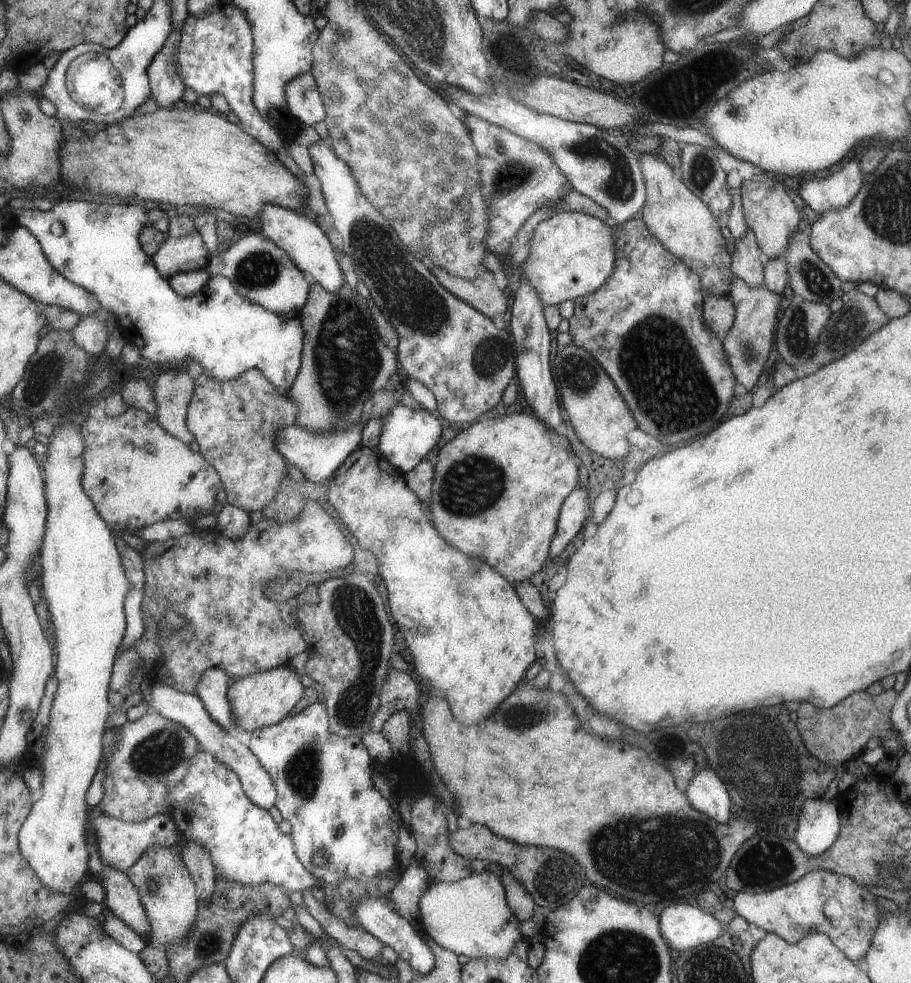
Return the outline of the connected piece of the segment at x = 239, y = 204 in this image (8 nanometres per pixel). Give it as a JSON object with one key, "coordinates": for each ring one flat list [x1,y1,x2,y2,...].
{"coordinates":[[189,105,184,110,172,107,158,107,155,112,135,114,123,118,120,122,108,126,92,137,69,138,63,144,63,178,81,192,92,194,114,194,122,196,122,192,136,192,136,196,124,196,126,200,156,200,161,204,180,206,183,204,202,205,216,210,222,208,237,216,248,219,259,218,265,204,282,205,284,208,303,212,303,200,308,195,308,188,303,186,276,157,259,140,244,132,239,125,231,124,218,116,213,110,205,110]]}

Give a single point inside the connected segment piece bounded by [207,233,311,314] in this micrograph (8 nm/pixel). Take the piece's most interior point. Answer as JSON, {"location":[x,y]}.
{"location":[259,269]}

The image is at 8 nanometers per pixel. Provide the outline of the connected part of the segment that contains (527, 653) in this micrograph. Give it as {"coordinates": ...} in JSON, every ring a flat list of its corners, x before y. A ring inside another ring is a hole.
{"coordinates":[[362,445,348,458,347,463,333,472,329,503,339,512,343,529,353,542,360,543,378,557,379,578,388,586,392,618,404,634,414,658,416,674,432,692,444,696,463,725,478,724,504,704,537,659,534,650,536,620,524,608,525,604,516,596,510,581,492,565,444,542,428,518,428,508,408,486,404,472,383,454]]}

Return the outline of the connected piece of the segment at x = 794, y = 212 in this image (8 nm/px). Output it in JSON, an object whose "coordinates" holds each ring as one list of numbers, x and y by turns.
{"coordinates":[[772,176,764,180,743,182,740,191,743,196,743,214,747,228,754,232,760,250,769,258,783,257,793,232,801,227,799,220,807,213,800,204,792,200,787,188,780,185]]}

